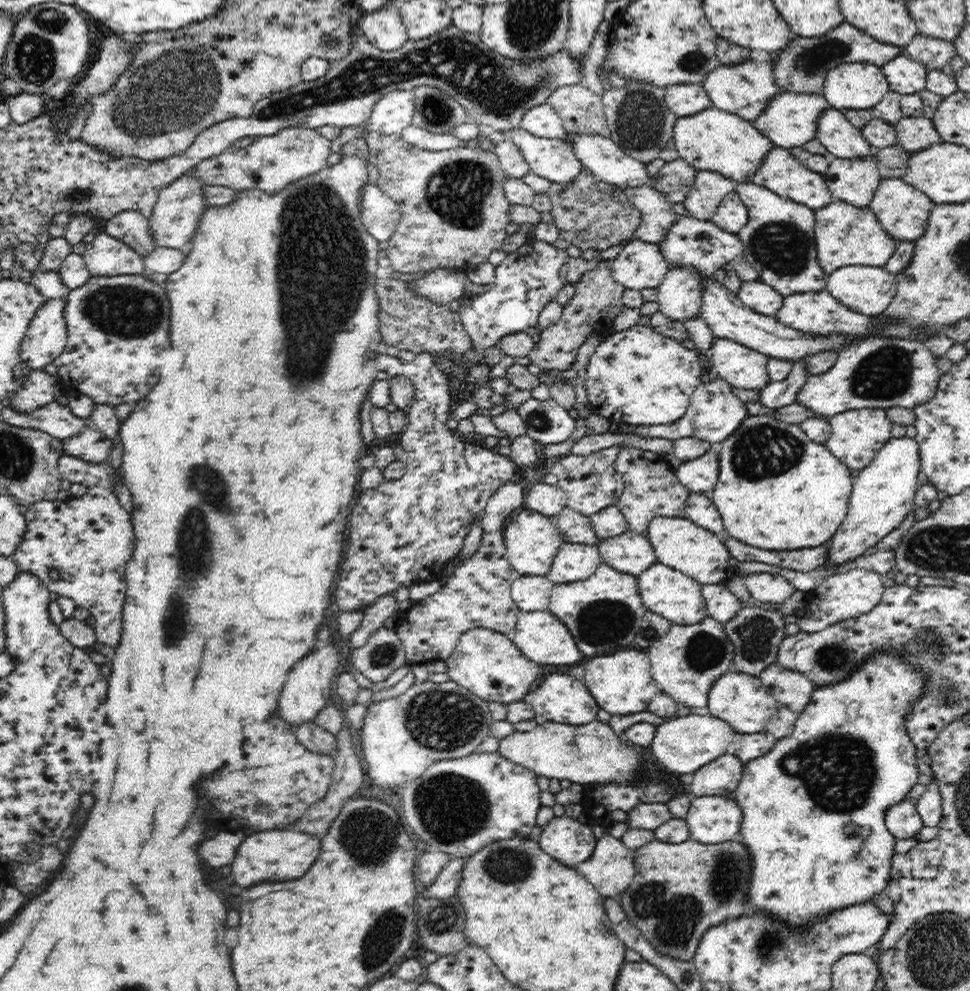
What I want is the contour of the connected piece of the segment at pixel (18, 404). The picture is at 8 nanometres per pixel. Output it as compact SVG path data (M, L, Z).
M44 369L28 370L26 380L21 383L21 388L16 390L10 397L11 407L20 412L34 412L34 409L42 408L42 405L56 400L63 391L63 387L59 382L59 377L46 373Z

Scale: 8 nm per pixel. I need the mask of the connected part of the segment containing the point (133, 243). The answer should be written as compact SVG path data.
M138 211L118 213L114 218L108 219L104 230L105 234L130 246L143 257L156 247L149 219Z

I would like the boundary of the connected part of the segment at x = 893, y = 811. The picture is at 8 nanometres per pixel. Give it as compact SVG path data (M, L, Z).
M902 800L886 808L885 825L895 840L913 839L922 828L922 819L911 800Z

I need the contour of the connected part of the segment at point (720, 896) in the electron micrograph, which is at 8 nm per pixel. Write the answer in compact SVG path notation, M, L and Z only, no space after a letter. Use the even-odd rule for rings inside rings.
M654 839L644 846L632 850L632 853L635 864L635 875L632 884L618 896L618 901L623 911L626 912L630 925L638 929L641 934L647 938L647 941L654 946L658 952L661 952L661 954L667 954L672 958L679 958L680 960L693 960L694 952L696 952L696 948L698 948L702 934L704 934L710 926L718 926L718 924L727 922L730 918L742 916L744 912L747 913L750 911L750 908L746 910L746 902L749 900L749 894L746 894L746 890L749 890L748 882L750 882L750 852L748 852L748 848L744 846L743 841L724 842L724 844L702 844L697 840L688 839L682 842L682 844L672 844Z

